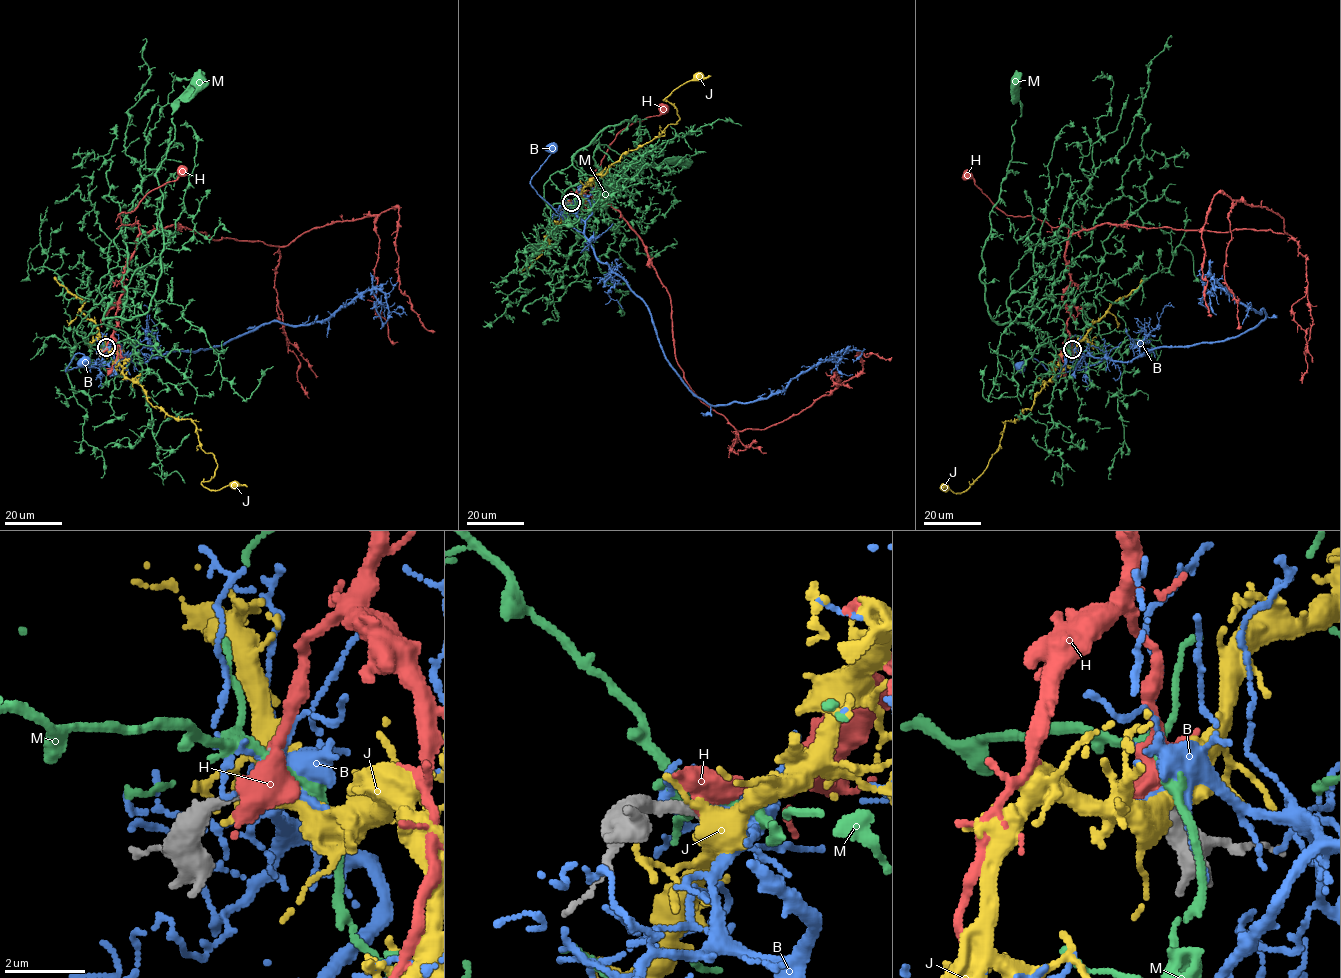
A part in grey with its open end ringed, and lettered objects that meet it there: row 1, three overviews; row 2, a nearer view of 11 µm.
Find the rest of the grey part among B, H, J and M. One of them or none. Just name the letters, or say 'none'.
H

